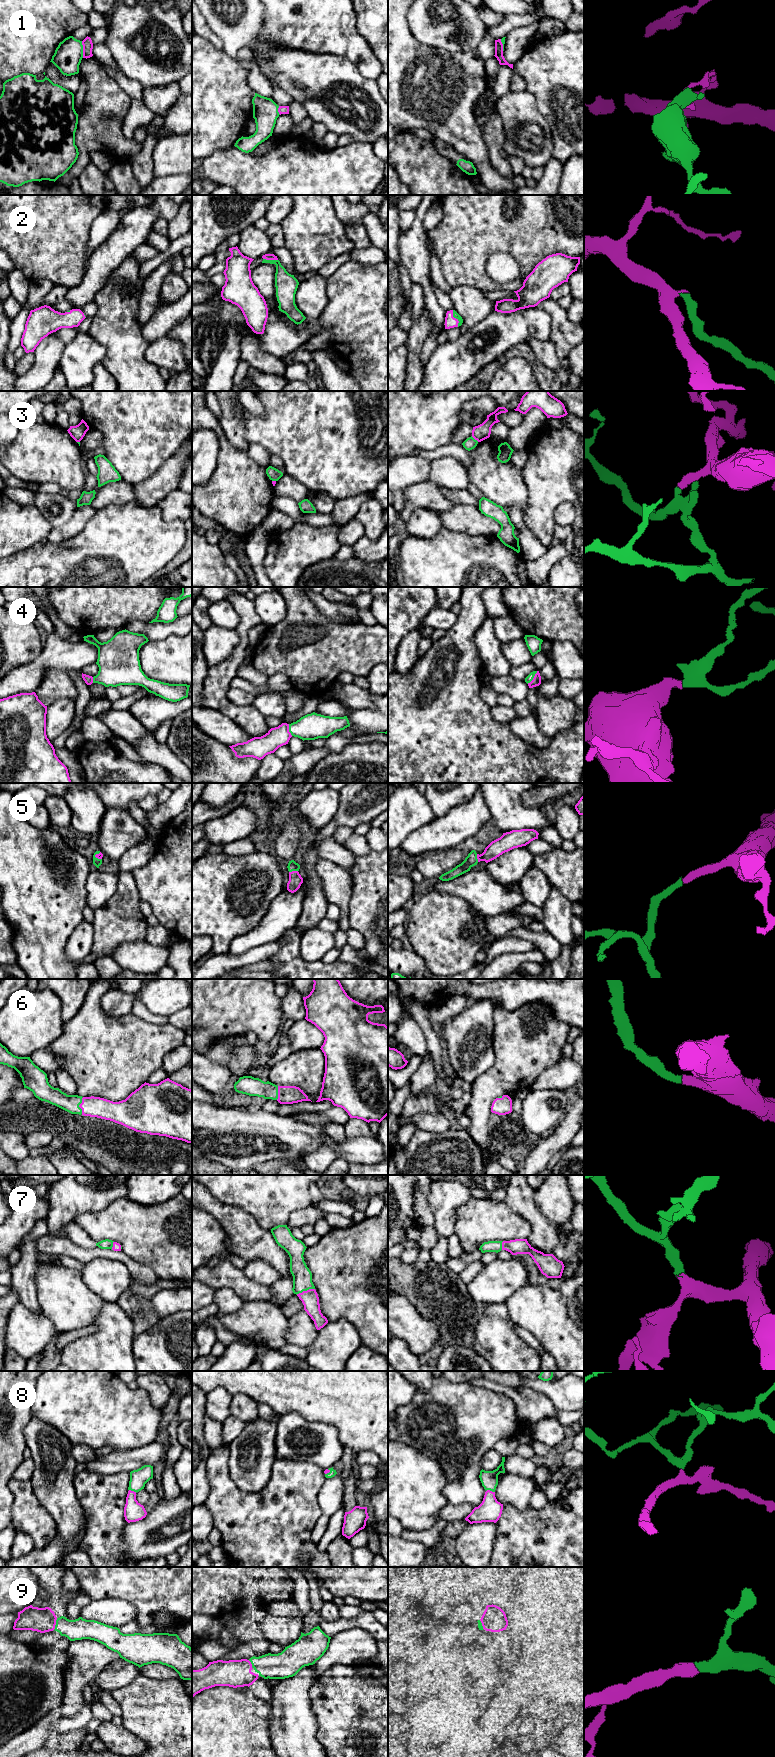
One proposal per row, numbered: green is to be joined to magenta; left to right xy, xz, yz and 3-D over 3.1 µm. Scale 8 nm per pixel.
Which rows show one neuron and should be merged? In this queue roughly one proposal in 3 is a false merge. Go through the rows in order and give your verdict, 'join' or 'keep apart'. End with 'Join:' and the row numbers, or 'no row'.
1: keep apart
2: join
3: keep apart
4: join
5: join
6: join
7: join
8: join
9: join
Join: 2, 4, 5, 6, 7, 8, 9

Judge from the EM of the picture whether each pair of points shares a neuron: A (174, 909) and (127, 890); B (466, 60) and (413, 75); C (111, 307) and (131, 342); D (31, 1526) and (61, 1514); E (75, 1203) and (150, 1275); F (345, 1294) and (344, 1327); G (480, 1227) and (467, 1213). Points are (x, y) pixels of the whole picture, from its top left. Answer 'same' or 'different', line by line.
A: different
B: same
C: same
D: different
E: different
F: different
G: same

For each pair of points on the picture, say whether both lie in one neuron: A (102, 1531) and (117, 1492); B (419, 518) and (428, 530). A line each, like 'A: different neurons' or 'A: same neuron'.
A: same neuron
B: same neuron

